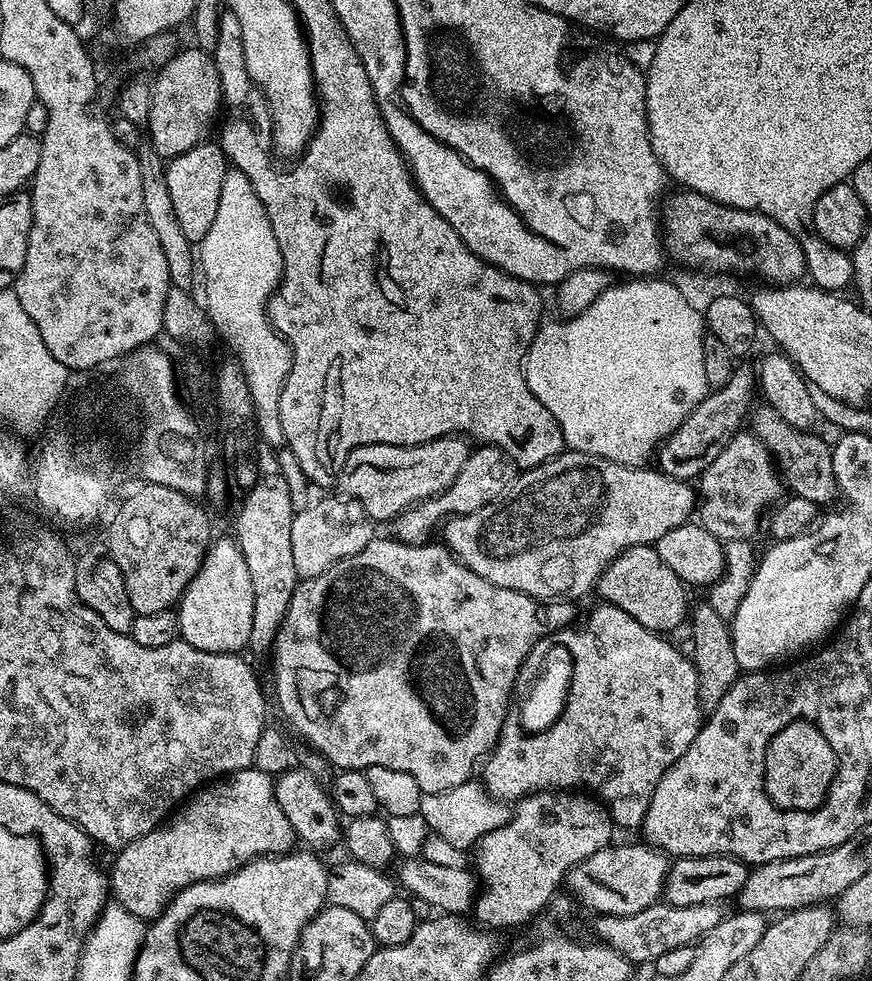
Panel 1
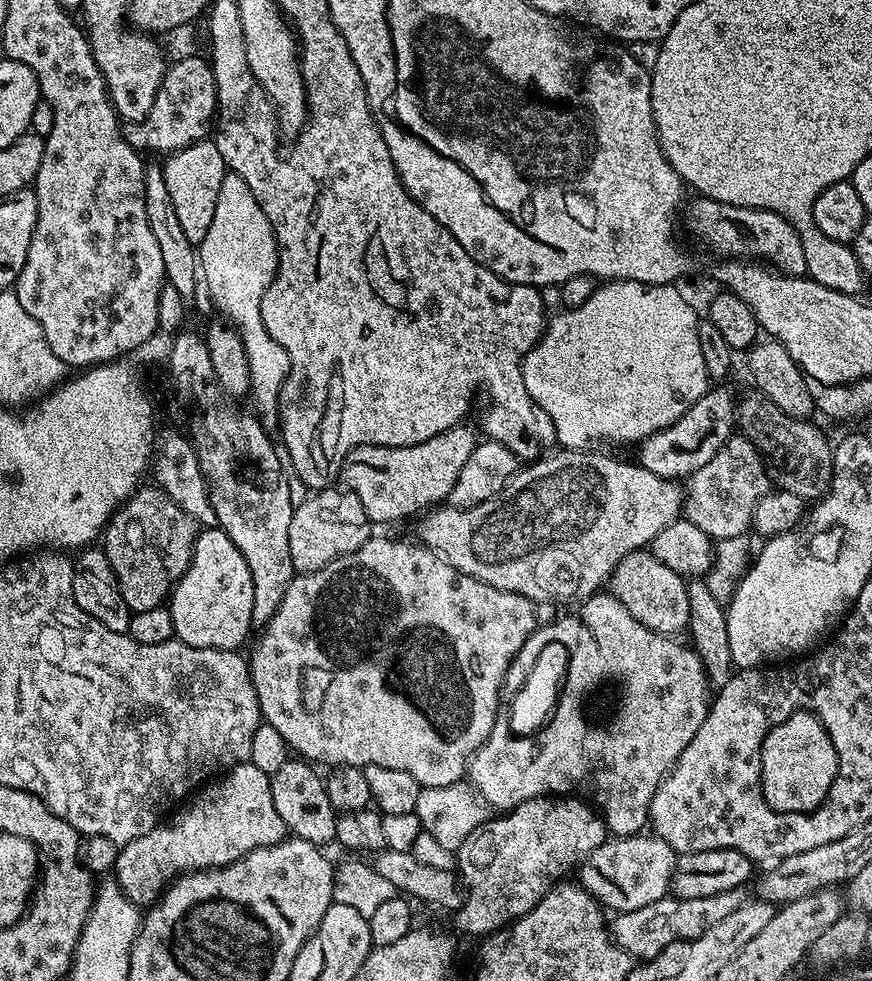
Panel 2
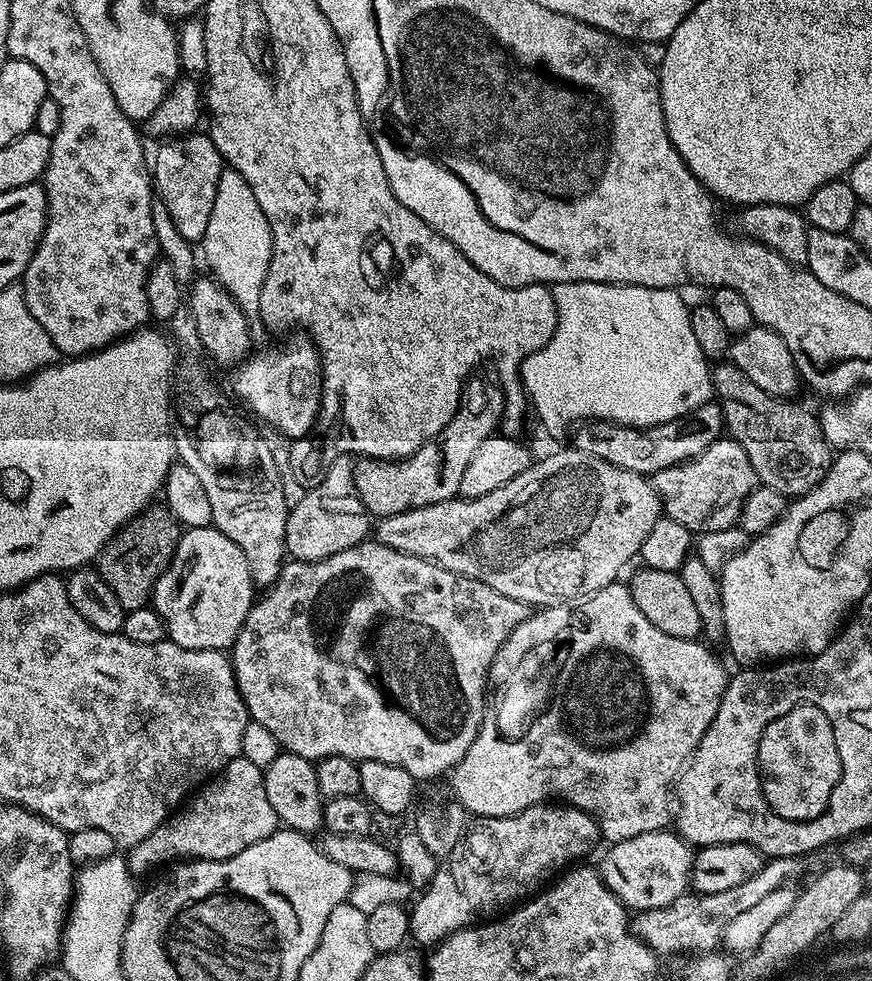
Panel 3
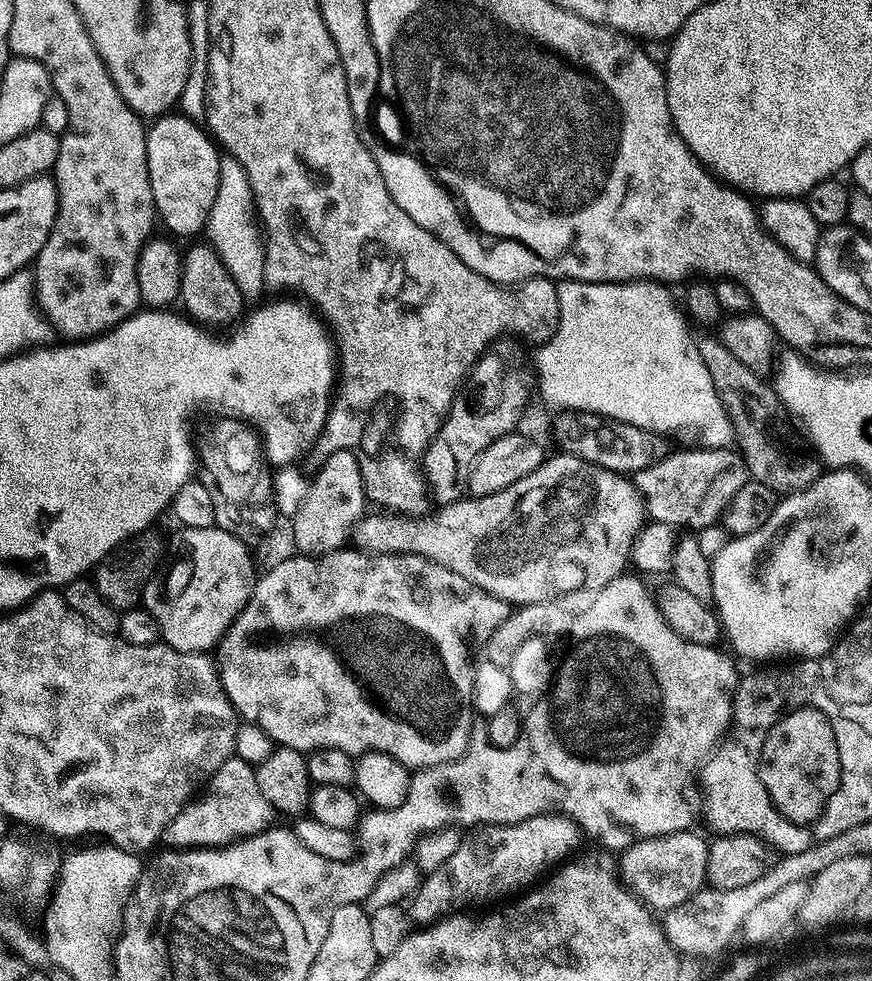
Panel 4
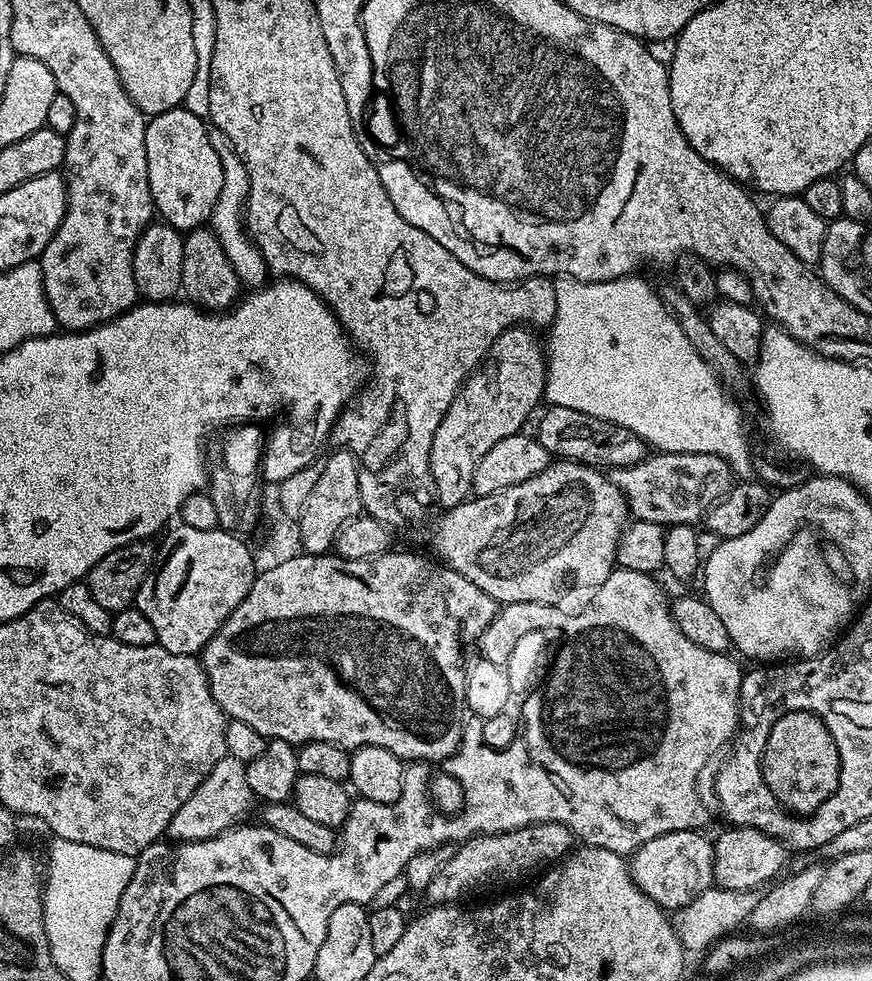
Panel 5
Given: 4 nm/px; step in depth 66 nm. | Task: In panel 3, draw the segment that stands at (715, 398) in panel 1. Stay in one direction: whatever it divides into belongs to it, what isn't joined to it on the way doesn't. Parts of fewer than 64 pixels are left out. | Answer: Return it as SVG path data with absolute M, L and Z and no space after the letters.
M709 402L696 409L694 414L680 416L677 420L652 424L648 428L633 428L631 424L615 424L613 420L586 420L575 429L574 446L579 452L602 458L622 470L637 472L639 476L652 477L658 470L693 460L702 454L725 431L724 415L719 403Z

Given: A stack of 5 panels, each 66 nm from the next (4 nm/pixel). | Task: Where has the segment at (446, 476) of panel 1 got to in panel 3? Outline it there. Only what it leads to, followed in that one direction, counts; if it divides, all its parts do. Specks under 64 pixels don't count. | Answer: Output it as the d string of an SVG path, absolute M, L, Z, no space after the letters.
M465 383L459 410L437 434L434 442L423 444L414 455L404 460L360 458L355 461L353 478L357 493L373 517L381 518L412 508L446 502L459 493L462 474L466 474L470 458L478 454L478 446L494 435L504 418L504 402L498 398L497 389L492 389L488 384L472 383Z

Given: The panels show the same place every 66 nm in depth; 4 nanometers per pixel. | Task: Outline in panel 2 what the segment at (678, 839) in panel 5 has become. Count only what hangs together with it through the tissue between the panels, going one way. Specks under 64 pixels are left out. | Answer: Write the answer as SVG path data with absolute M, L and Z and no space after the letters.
M654 834L609 838L579 865L578 883L605 909L613 908L613 913L638 910L669 895L677 855L669 844L662 842Z

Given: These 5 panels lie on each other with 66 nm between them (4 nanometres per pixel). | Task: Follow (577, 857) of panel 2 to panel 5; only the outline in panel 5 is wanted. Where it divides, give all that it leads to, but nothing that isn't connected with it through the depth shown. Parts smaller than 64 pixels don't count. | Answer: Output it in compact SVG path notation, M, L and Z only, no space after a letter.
M531 824L513 832L477 834L465 839L459 845L461 848L431 873L427 903L439 906L464 902L467 896L475 894L476 888L484 892L487 888L504 888L507 884L516 884L526 879L535 868L543 869L563 860L569 855L573 844L572 831L565 824Z

